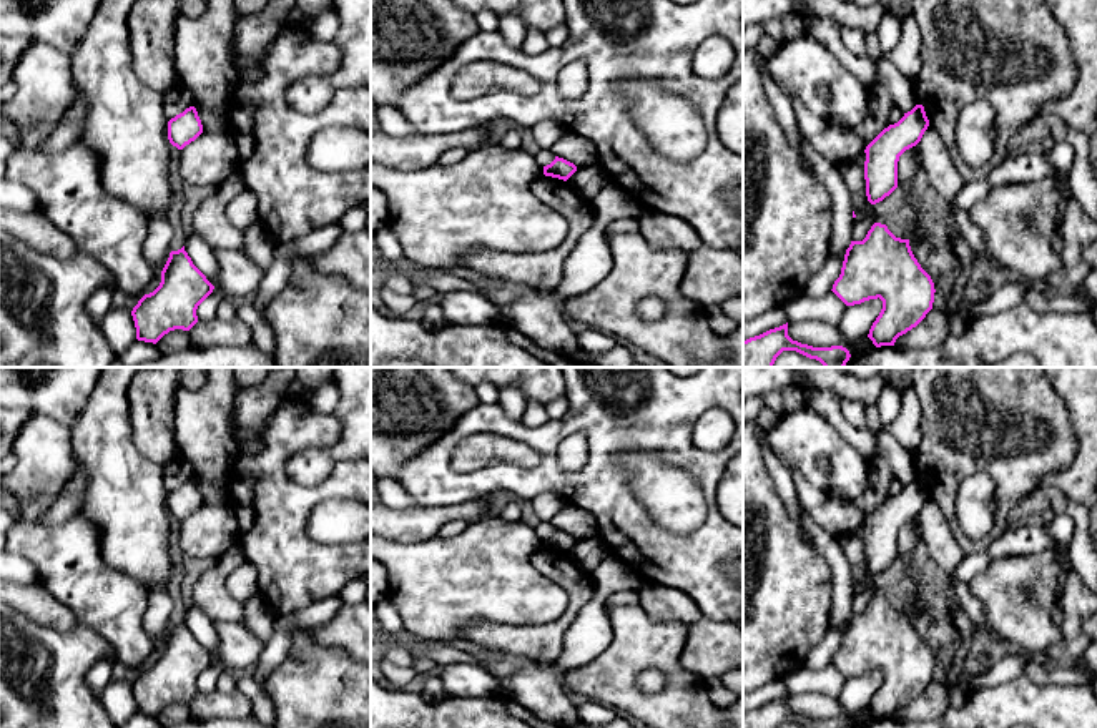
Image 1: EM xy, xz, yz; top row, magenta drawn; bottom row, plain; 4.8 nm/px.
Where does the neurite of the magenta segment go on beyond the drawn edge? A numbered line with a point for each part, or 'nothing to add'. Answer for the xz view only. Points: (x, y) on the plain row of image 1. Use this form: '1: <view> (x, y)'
nothing to add

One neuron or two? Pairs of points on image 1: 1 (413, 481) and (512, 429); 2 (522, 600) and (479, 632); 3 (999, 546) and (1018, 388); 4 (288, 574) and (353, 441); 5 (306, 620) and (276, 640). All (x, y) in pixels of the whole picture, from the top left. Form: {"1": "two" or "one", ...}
{"1": "one", "2": "two", "3": "two", "4": "two", "5": "one"}

